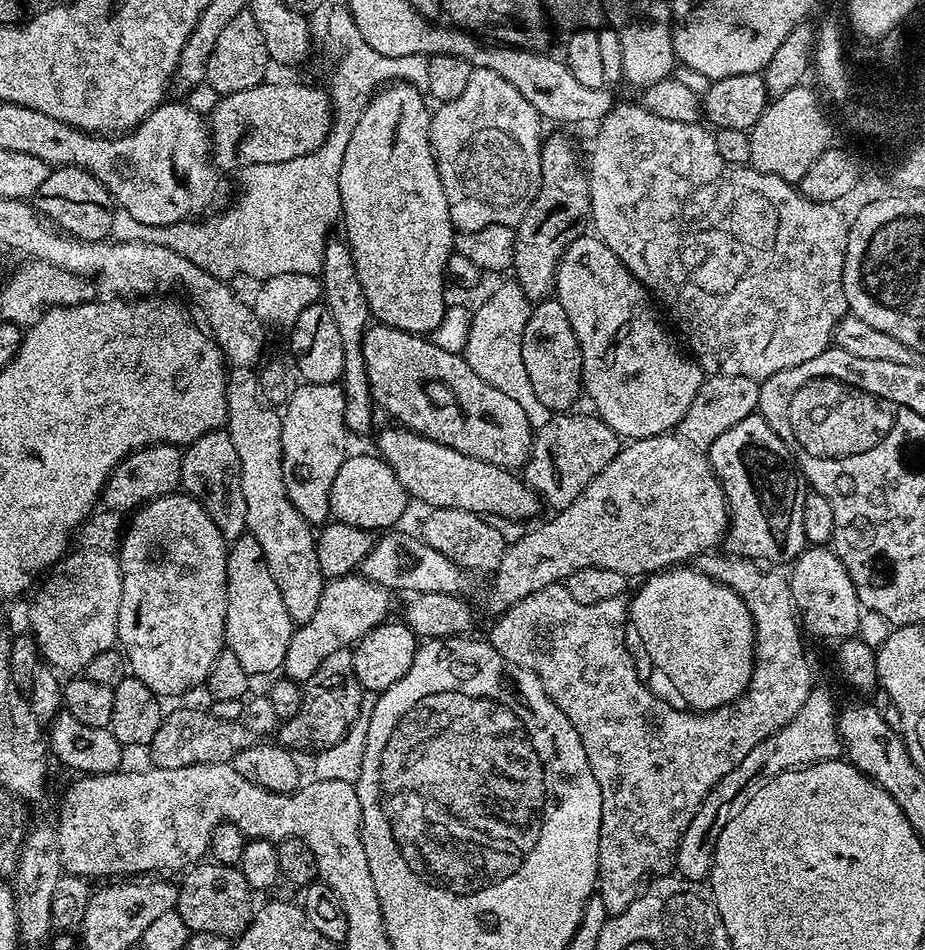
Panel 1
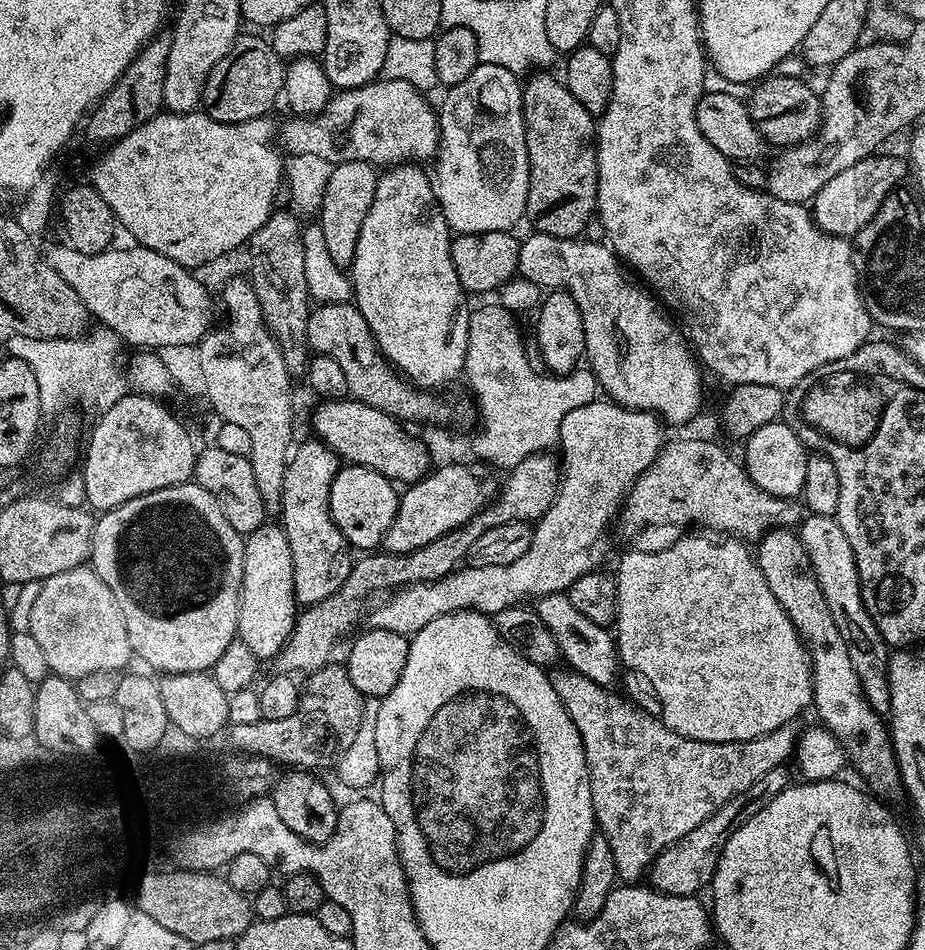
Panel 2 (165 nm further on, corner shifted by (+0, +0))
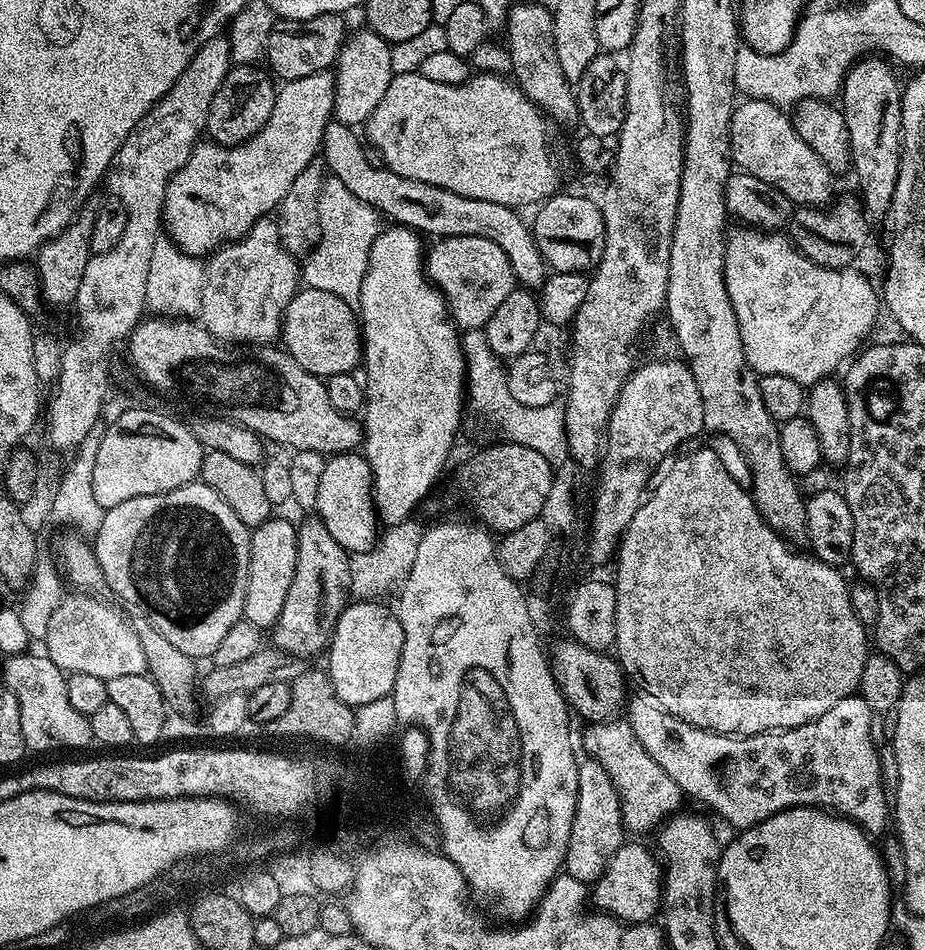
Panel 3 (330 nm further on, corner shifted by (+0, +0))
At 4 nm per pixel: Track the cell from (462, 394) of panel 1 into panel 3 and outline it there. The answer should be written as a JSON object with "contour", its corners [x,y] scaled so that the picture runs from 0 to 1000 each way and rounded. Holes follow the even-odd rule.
{"contour":[[[332,301],[325,302],[314,314],[307,327],[305,342],[305,362],[309,369],[335,394],[354,398],[371,392],[384,393],[391,383],[391,342],[383,327],[382,321],[375,320],[365,309],[356,309],[352,305],[344,305]]]}

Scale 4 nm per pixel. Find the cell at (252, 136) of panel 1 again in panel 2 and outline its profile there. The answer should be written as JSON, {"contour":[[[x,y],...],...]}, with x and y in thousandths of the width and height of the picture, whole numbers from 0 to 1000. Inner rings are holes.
{"contour":[[[408,82],[401,88],[364,96],[354,112],[338,123],[317,121],[315,123],[317,126],[302,132],[301,147],[308,161],[316,164],[342,162],[360,175],[388,168],[397,168],[403,175],[427,175],[441,169],[466,169],[476,154],[476,127],[472,115],[466,114],[458,103],[461,103],[459,98],[450,94],[443,86]]]}

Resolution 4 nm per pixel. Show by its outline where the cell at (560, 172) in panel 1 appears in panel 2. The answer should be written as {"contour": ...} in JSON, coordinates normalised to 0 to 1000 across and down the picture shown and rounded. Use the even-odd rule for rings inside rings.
{"contour":[[[581,74],[565,85],[566,132],[569,133],[569,158],[574,175],[573,199],[570,201],[570,231],[575,232],[581,245],[608,251],[626,249],[641,231],[645,208],[644,136],[645,127],[616,99],[609,83],[597,81],[592,74]]]}

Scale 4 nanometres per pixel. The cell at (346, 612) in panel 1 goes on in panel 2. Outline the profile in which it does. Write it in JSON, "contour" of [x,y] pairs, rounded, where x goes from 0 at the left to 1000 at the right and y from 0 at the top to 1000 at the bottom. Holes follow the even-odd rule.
{"contour":[[[657,419],[642,420],[637,426],[617,433],[608,443],[603,464],[604,479],[608,481],[605,514],[601,517],[595,537],[590,537],[590,541],[578,548],[575,569],[569,583],[564,583],[564,587],[556,587],[556,592],[547,596],[497,596],[472,611],[427,620],[418,629],[412,631],[415,633],[403,642],[401,660],[444,672],[452,663],[456,663],[456,659],[469,655],[469,651],[478,646],[503,642],[535,646],[568,634],[578,634],[600,623],[613,624],[614,618],[625,613],[629,604],[650,597],[649,588],[653,585],[653,567],[657,564],[657,555],[669,544],[675,524],[683,515],[684,507],[709,485],[709,479],[720,466],[718,453],[719,447],[710,435],[677,429]]]}

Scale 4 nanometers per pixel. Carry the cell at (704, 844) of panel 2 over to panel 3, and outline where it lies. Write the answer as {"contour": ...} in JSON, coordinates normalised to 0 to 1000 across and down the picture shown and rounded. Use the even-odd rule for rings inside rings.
{"contour":[[[676,886],[659,903],[655,916],[639,936],[638,943],[648,959],[677,973],[698,973],[710,967],[716,956],[718,919],[712,904],[696,888]]]}

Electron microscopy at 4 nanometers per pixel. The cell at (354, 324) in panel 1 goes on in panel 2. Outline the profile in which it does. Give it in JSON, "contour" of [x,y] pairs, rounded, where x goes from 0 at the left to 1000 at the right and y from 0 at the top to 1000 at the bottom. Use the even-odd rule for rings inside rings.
{"contour":[[[397,168],[370,171],[362,174],[352,192],[351,203],[344,222],[344,235],[352,255],[354,266],[364,280],[371,284],[379,283],[383,276],[383,263],[387,263],[387,246],[391,246],[391,234],[400,222],[400,213],[404,213],[404,200],[409,181]]]}

